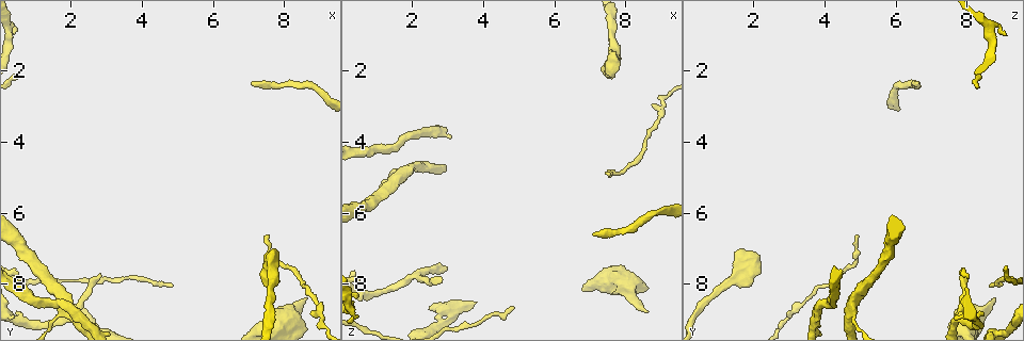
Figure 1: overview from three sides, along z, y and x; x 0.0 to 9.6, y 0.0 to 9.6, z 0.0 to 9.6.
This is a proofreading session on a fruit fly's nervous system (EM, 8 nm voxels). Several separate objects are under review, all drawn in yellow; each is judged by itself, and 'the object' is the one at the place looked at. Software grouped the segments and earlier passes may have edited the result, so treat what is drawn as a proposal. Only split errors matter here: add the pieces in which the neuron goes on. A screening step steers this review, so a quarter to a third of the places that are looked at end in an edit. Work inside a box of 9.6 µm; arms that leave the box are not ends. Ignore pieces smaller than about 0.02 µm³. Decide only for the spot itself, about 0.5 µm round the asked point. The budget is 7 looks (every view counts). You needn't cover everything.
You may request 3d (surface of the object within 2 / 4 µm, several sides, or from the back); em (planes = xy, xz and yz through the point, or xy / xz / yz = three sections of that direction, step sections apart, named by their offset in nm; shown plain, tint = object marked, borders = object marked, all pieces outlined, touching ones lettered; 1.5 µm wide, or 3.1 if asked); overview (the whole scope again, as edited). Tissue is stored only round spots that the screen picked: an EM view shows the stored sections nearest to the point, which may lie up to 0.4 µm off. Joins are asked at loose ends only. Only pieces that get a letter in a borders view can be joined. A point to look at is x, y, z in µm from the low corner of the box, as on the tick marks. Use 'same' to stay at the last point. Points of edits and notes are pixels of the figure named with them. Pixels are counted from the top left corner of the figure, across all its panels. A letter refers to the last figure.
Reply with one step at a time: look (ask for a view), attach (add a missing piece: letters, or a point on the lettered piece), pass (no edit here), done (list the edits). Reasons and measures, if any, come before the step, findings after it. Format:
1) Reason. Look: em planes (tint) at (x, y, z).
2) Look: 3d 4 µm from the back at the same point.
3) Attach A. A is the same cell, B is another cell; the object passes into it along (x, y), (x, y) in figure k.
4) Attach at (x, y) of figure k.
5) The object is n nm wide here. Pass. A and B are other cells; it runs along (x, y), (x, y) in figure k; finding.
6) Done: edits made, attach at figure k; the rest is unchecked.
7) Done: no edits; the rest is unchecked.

Tapers out. Look: em xy step 4 (borders) at (2.75, 7.75, 8.00).

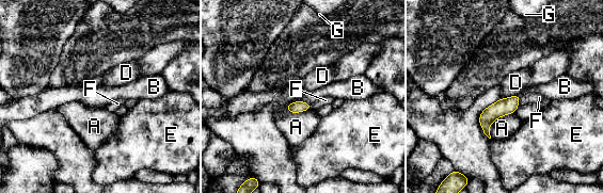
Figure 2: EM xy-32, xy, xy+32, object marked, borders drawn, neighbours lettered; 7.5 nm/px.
Look: em yz step 4 (borders) at the same point.

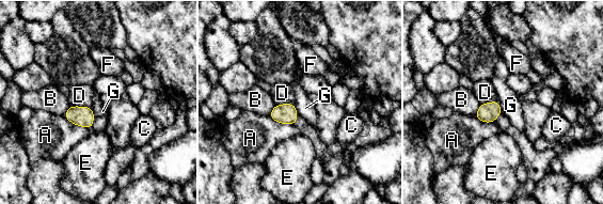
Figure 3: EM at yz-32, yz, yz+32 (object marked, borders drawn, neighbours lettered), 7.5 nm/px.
The object is 150 nm wide here. Pass. A, B, C, D, E, F and G are other cells; no lettered piece goes on from it.

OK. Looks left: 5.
Free end. Look: 3d 4 µm from the back at (7.05, 2.40, 6.70).

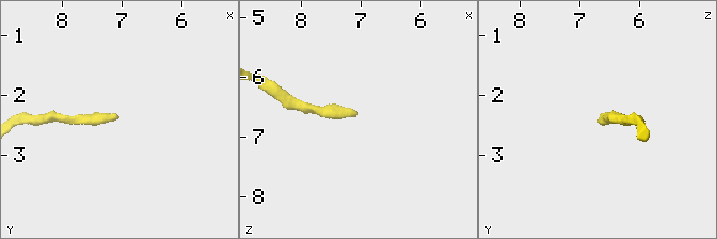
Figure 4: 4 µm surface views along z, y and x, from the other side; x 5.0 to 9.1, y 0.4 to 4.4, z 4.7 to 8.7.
Look: em planes (borders) at (7.10, 2.35, 6.65).

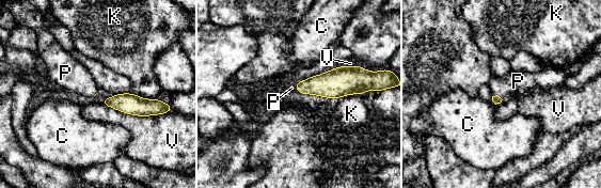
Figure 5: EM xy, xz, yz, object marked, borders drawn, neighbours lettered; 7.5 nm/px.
Attach P. P is the same cell, C, K and V are other cells; it goes on there.

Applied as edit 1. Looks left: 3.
Thick end. Look: em planes (borders) at (8.65, 8.35, 8.70).

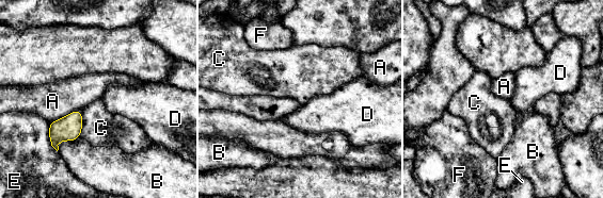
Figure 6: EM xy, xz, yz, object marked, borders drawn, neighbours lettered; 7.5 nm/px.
Pass. A, B, C, D, E and F are other cells; a border runs along (78, 110), (81, 113), (79, 136) in figure 6; none of them fits.

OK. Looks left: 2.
Done: edits made, attach at figure 5; the rest is unchecked.

